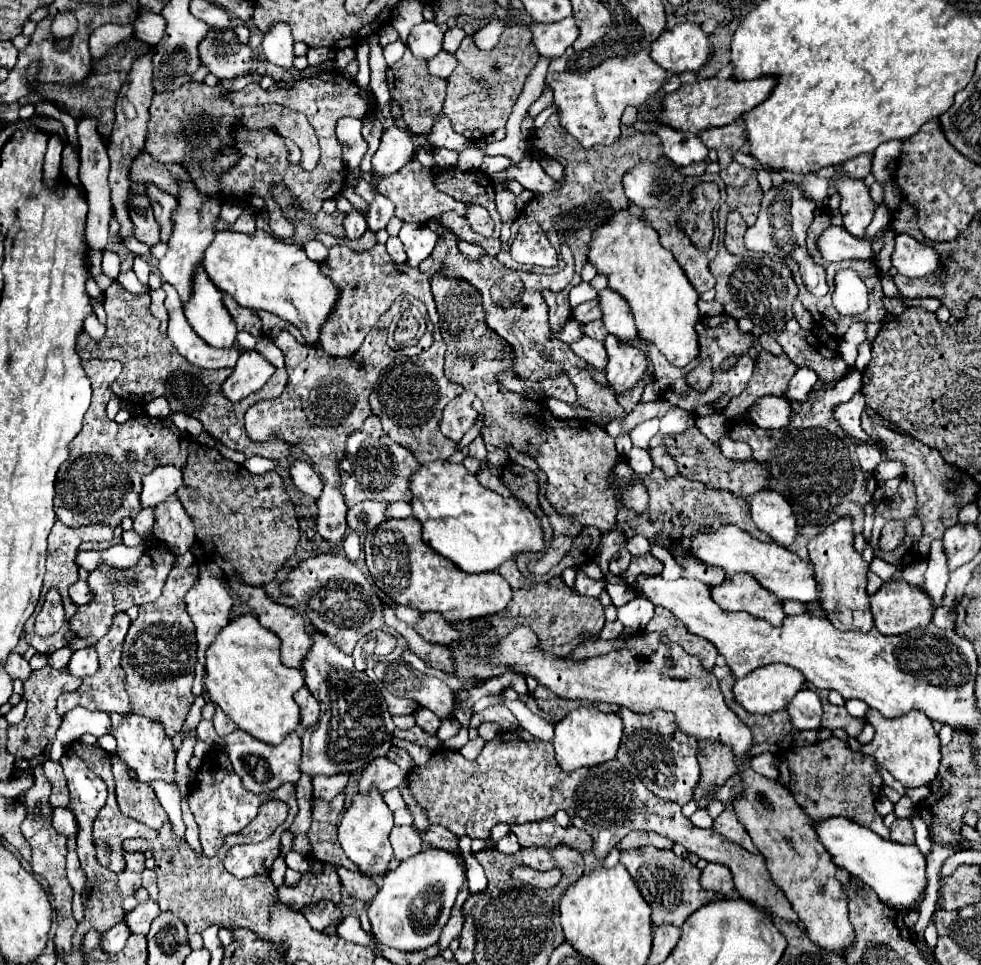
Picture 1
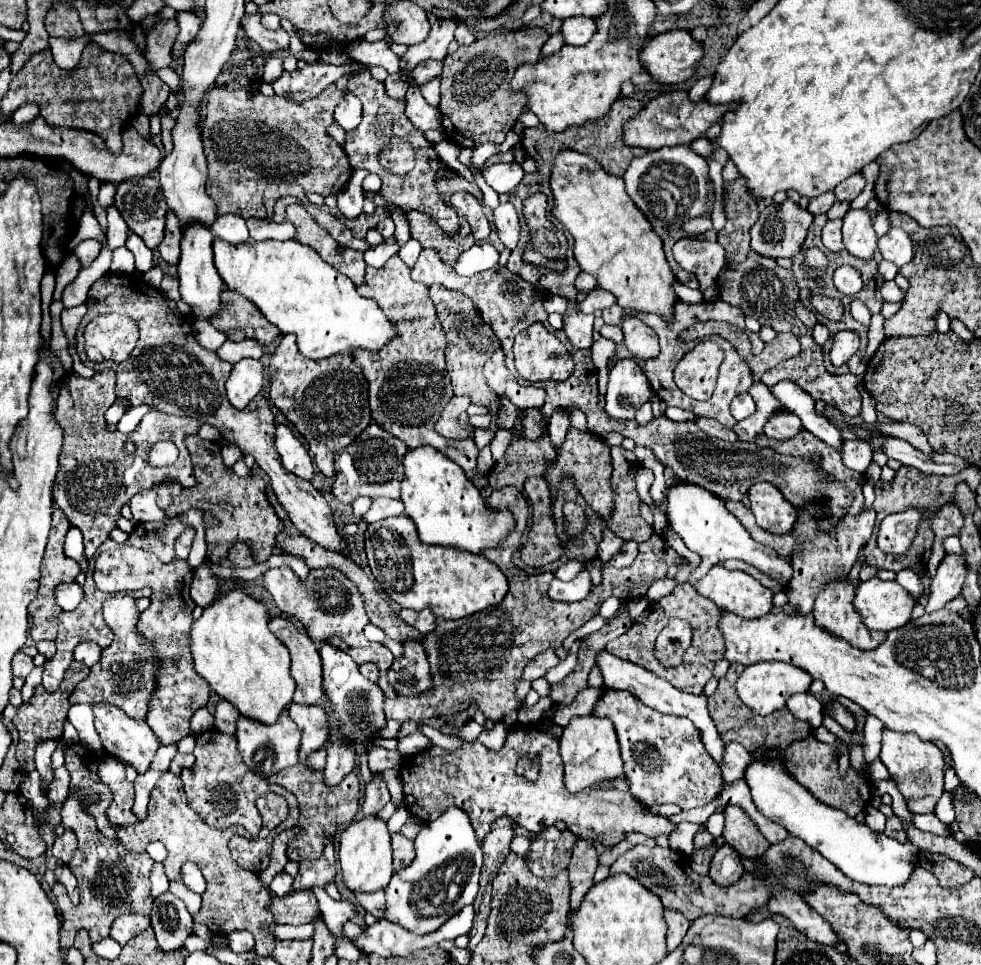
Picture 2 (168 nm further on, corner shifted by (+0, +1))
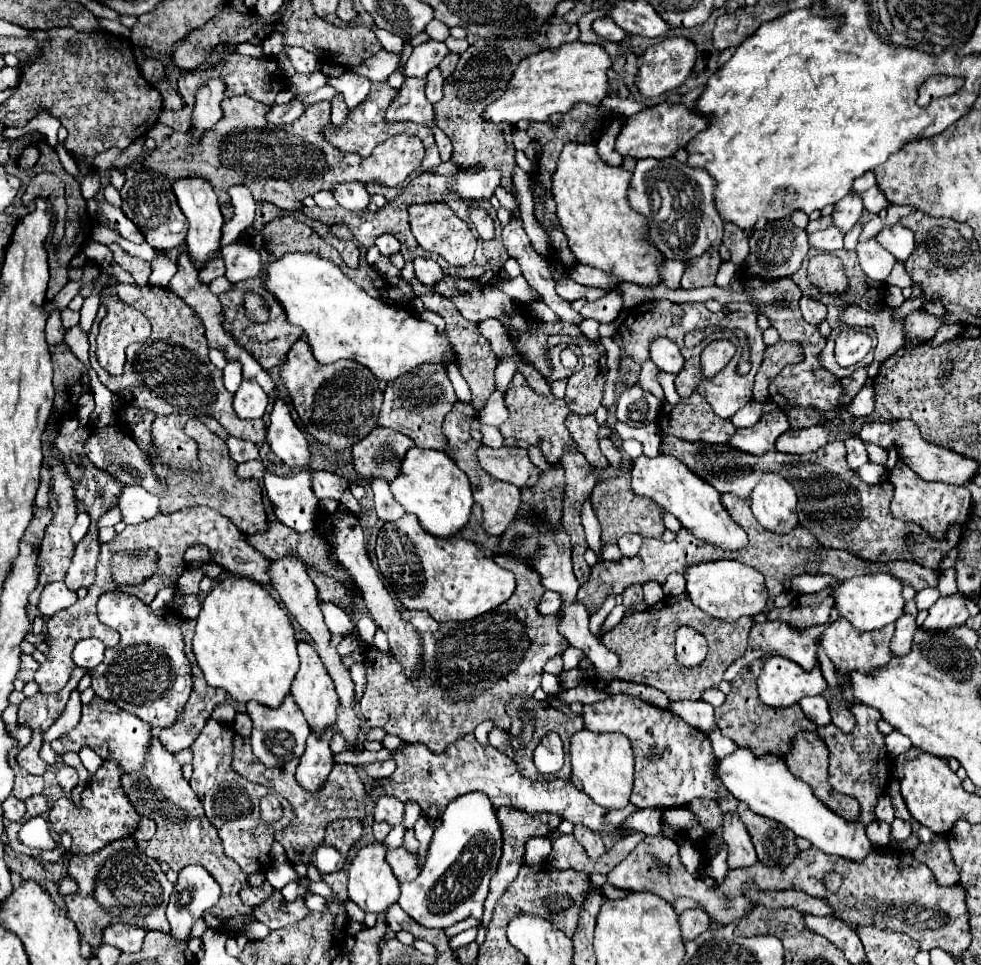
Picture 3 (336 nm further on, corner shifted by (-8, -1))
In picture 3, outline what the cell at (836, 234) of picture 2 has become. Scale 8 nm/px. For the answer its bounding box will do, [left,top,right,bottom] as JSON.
[809,225,843,253]

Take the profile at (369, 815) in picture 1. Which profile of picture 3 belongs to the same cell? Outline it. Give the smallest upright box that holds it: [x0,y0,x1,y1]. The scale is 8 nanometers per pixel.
[349,841,399,913]

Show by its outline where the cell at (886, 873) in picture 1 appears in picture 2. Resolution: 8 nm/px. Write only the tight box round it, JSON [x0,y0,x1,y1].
[743,759,919,887]

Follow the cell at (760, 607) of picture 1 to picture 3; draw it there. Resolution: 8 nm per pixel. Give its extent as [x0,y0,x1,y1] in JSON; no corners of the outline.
[683,559,769,621]

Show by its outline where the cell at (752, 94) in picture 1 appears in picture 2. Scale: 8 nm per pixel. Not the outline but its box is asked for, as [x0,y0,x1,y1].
[623,91,729,151]

